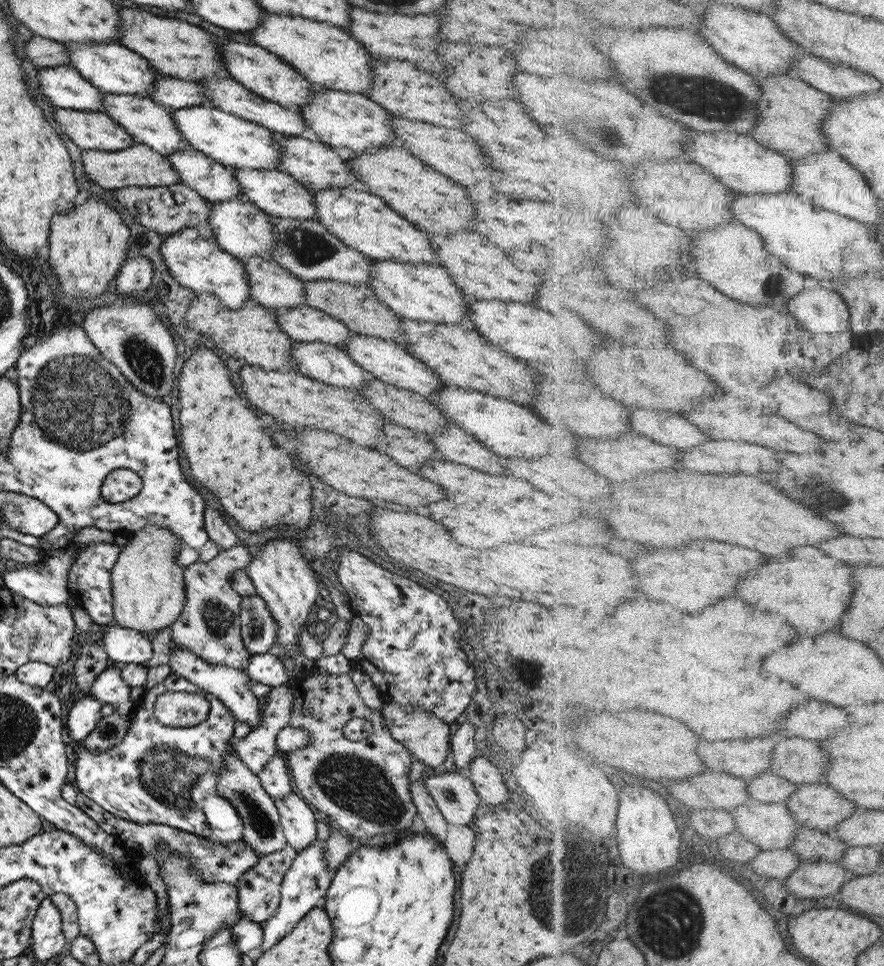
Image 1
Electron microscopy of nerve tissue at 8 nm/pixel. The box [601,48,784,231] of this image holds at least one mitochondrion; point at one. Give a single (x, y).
(714, 102)

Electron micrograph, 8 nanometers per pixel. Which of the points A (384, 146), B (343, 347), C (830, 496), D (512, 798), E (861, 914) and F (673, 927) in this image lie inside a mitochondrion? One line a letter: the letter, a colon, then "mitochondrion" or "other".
A: other
B: other
C: mitochondrion
D: other
E: other
F: mitochondrion

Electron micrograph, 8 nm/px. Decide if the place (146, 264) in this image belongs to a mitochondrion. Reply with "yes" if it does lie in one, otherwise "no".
no

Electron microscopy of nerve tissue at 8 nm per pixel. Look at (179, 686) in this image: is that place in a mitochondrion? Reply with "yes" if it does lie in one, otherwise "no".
no

